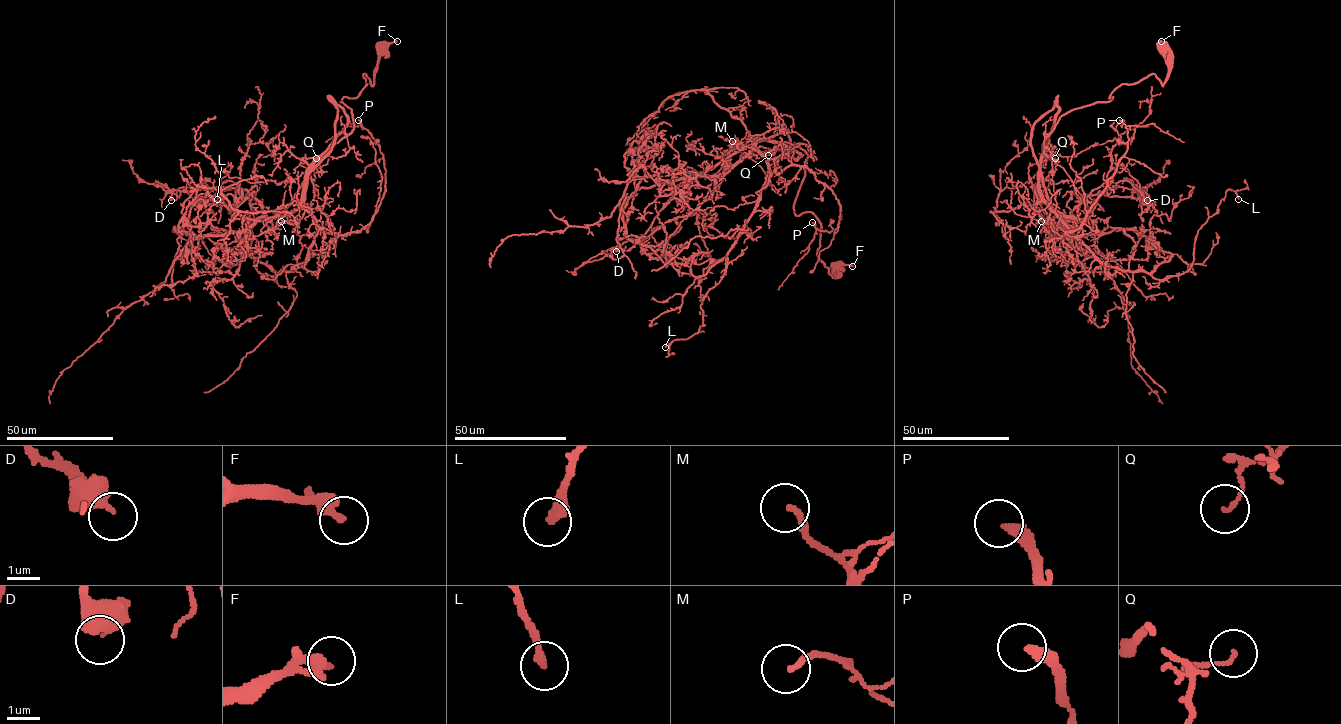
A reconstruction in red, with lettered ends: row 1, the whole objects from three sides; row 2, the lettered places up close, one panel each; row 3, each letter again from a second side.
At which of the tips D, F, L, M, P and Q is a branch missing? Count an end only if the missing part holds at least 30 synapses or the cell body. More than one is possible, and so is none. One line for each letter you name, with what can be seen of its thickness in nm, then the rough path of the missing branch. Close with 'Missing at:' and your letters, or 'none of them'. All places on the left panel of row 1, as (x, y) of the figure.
M: Thickness 170 nm. Course of what is missing: (281, 221), (288, 218), (300, 225)
P: Thickness 320 nm. Course of what is missing: (358, 120), (332, 103), (337, 103), (337, 106)
Missing at: M, P

